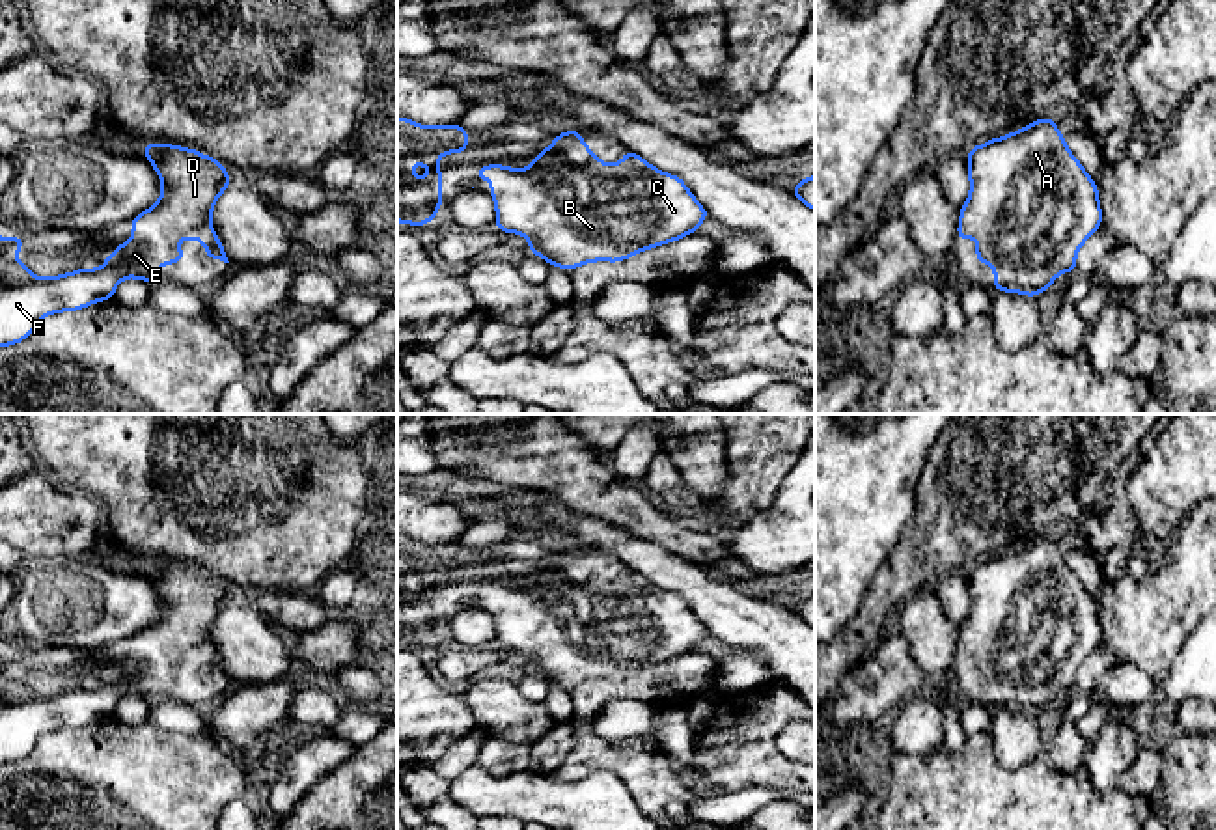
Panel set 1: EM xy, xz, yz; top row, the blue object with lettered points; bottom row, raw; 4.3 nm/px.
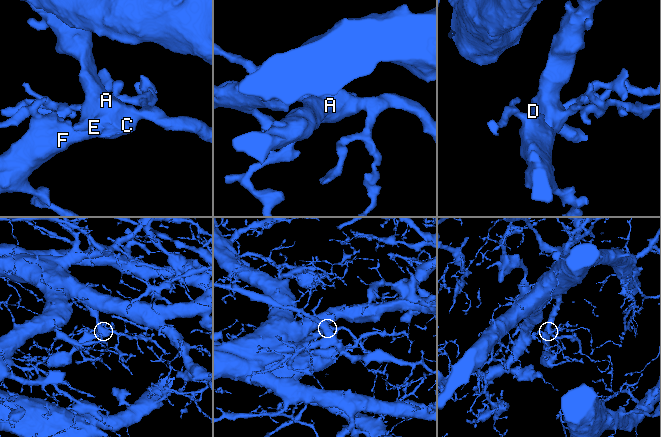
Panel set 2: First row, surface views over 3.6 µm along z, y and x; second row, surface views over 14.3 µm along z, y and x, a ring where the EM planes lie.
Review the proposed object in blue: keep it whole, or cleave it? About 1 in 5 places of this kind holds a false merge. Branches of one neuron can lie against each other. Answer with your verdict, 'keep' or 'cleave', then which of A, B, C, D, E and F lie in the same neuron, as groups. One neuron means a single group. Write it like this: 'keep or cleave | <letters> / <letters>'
keep | A B C D E F

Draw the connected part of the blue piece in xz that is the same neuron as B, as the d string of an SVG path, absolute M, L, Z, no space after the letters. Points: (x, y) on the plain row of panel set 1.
M574 546L560 550L532 576L530 586L489 582L479 584L476 595L491 599L494 647L524 653L532 671L567 688L591 679L625 679L638 670L696 651L709 636L681 595L660 589L632 567L625 569L621 580L604 582Z

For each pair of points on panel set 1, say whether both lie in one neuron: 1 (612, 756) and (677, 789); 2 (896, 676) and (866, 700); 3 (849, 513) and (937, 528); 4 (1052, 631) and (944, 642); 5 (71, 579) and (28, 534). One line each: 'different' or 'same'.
1: same
2: same
3: different
4: different
5: different

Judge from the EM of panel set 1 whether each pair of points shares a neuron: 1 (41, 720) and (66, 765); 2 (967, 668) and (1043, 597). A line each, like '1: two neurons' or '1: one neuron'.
1: two neurons
2: one neuron

